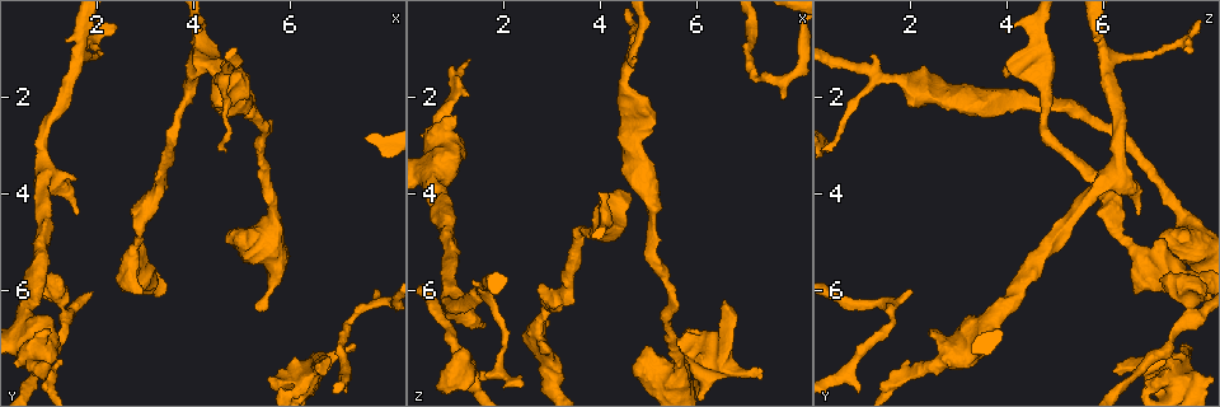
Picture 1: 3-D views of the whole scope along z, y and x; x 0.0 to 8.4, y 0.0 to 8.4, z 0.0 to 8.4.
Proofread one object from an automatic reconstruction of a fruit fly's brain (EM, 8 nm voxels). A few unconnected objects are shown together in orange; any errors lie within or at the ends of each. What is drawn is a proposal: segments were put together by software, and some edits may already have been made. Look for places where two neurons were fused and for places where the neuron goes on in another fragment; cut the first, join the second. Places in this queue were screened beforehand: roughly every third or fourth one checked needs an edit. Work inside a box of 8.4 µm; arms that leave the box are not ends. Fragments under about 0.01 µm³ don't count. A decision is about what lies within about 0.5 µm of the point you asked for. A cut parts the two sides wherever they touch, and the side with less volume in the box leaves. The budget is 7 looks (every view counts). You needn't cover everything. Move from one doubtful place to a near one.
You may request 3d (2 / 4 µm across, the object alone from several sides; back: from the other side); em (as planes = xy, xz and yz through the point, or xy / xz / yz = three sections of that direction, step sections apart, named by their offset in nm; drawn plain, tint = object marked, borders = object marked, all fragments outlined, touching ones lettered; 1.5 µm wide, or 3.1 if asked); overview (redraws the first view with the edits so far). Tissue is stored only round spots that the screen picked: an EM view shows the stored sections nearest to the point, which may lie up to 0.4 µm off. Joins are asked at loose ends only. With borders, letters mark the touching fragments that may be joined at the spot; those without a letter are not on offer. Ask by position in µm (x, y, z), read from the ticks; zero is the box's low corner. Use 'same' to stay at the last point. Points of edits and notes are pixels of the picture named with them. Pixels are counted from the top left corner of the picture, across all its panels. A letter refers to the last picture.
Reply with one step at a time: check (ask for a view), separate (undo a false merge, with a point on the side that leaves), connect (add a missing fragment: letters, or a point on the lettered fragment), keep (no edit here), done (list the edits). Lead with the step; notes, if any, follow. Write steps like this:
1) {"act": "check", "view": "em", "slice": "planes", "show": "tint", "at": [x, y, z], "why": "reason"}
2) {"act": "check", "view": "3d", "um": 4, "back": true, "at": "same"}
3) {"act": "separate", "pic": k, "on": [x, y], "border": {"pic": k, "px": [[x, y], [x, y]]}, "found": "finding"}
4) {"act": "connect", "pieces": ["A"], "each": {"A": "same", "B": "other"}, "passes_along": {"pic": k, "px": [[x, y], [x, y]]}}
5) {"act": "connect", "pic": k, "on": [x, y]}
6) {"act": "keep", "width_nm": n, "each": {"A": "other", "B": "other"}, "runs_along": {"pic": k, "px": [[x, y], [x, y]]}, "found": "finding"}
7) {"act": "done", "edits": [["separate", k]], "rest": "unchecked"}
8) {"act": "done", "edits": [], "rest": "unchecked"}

{"act": "check", "view": "em", "slice": "planes", "show": "tint", "at": [7.30, 7.10, 7.65], "why": "an open end"}

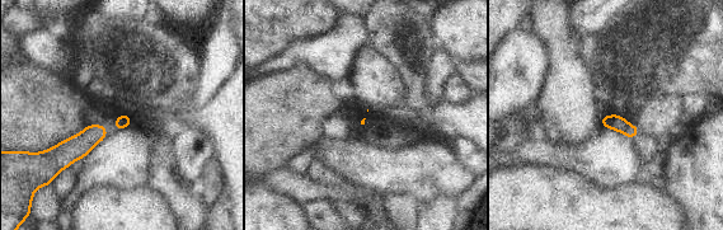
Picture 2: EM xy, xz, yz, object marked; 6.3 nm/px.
{"act": "check", "view": "em", "slice": "planes", "show": "borders", "at": "same", "why": "what lies round it"}

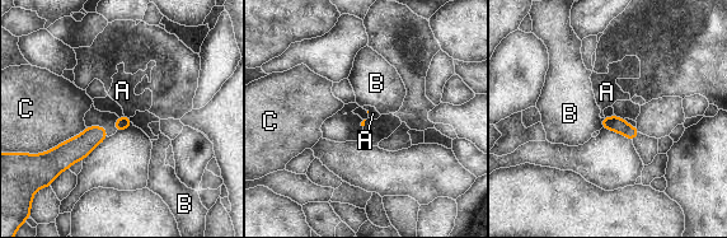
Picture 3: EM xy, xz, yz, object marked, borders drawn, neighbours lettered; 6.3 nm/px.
{"act": "keep", "each": {"A": "other", "B": "other", "C": "other"}, "border": {"pic": 3, "px": [[125, 115], [129, 117]]}, "found": "no lettered fragment goes on from it"}

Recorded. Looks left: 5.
{"act": "check", "view": "em", "slice": "xy", "step": 8, "show": "borders", "at": [7.70, 6.00, 2.00], "why": "thin end"}

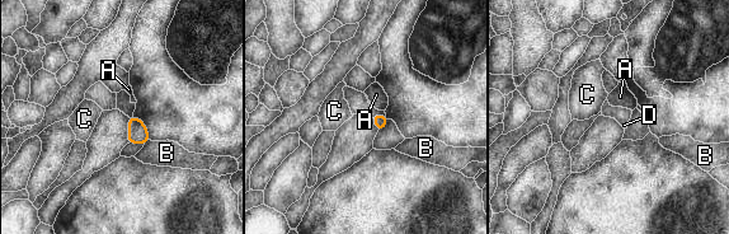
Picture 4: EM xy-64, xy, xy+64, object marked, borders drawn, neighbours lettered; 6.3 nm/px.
{"act": "connect", "pieces": ["D"], "longest_contact_nm": ["D", 110], "each": {"A": "other", "B": "other", "C": "other", "D": "same"}, "passes_along": {"pic": 4, "px": [[380, 121], [377, 113], [358, 103]]}, "found": "the neuron continues"}

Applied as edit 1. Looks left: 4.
{"act": "check", "view": "overview", "why": "redraw"}

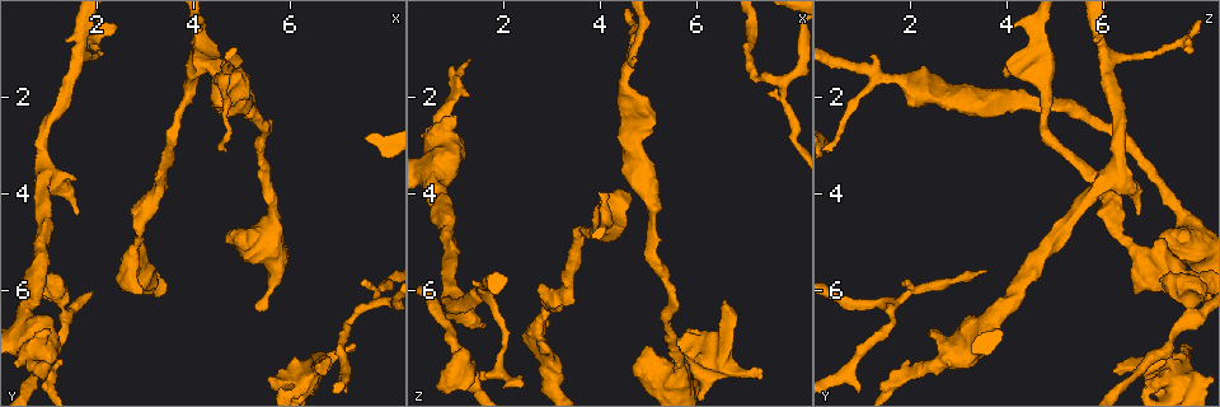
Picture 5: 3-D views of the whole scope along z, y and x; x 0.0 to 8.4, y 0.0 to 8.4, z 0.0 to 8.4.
{"act": "check", "view": "3d", "um": 4, "at": [1.45, 1.05, 7.70], "why": "an open end"}

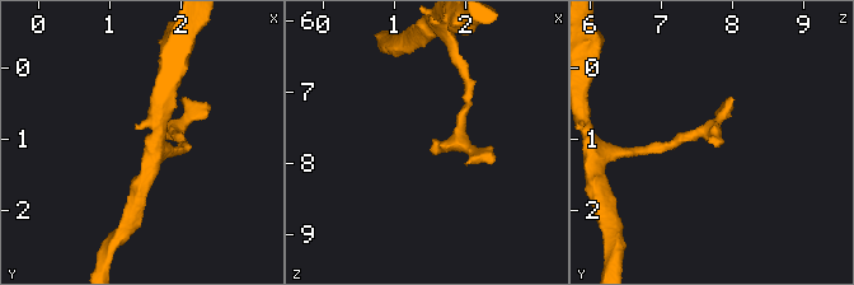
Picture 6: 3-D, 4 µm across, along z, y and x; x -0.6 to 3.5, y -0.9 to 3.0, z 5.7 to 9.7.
{"act": "check", "view": "em", "slice": "yz", "step": 8, "show": "borders", "at": [1.50, 1.05, 7.70]}

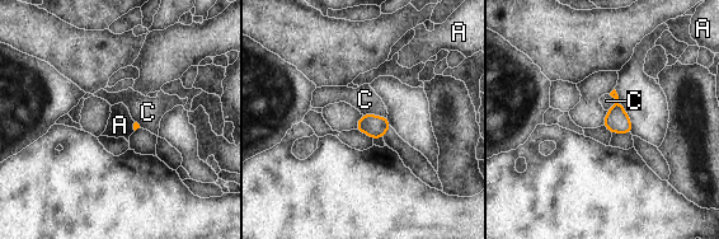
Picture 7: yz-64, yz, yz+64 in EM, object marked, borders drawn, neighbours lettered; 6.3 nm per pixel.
{"act": "check", "view": "em", "slice": "planes", "show": "borders", "at": "same"}

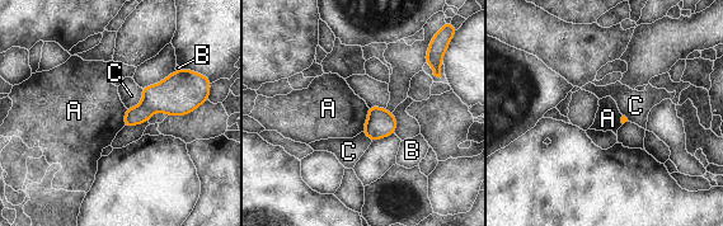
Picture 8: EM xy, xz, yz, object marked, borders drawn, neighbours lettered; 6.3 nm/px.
{"act": "keep", "each": {"A": "other", "B": "other", "C": "other"}, "found": "no lettered fragment goes on from it"}

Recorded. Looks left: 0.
{"act": "done", "edits": [["connect", 4]], "rest": "unchecked"}

